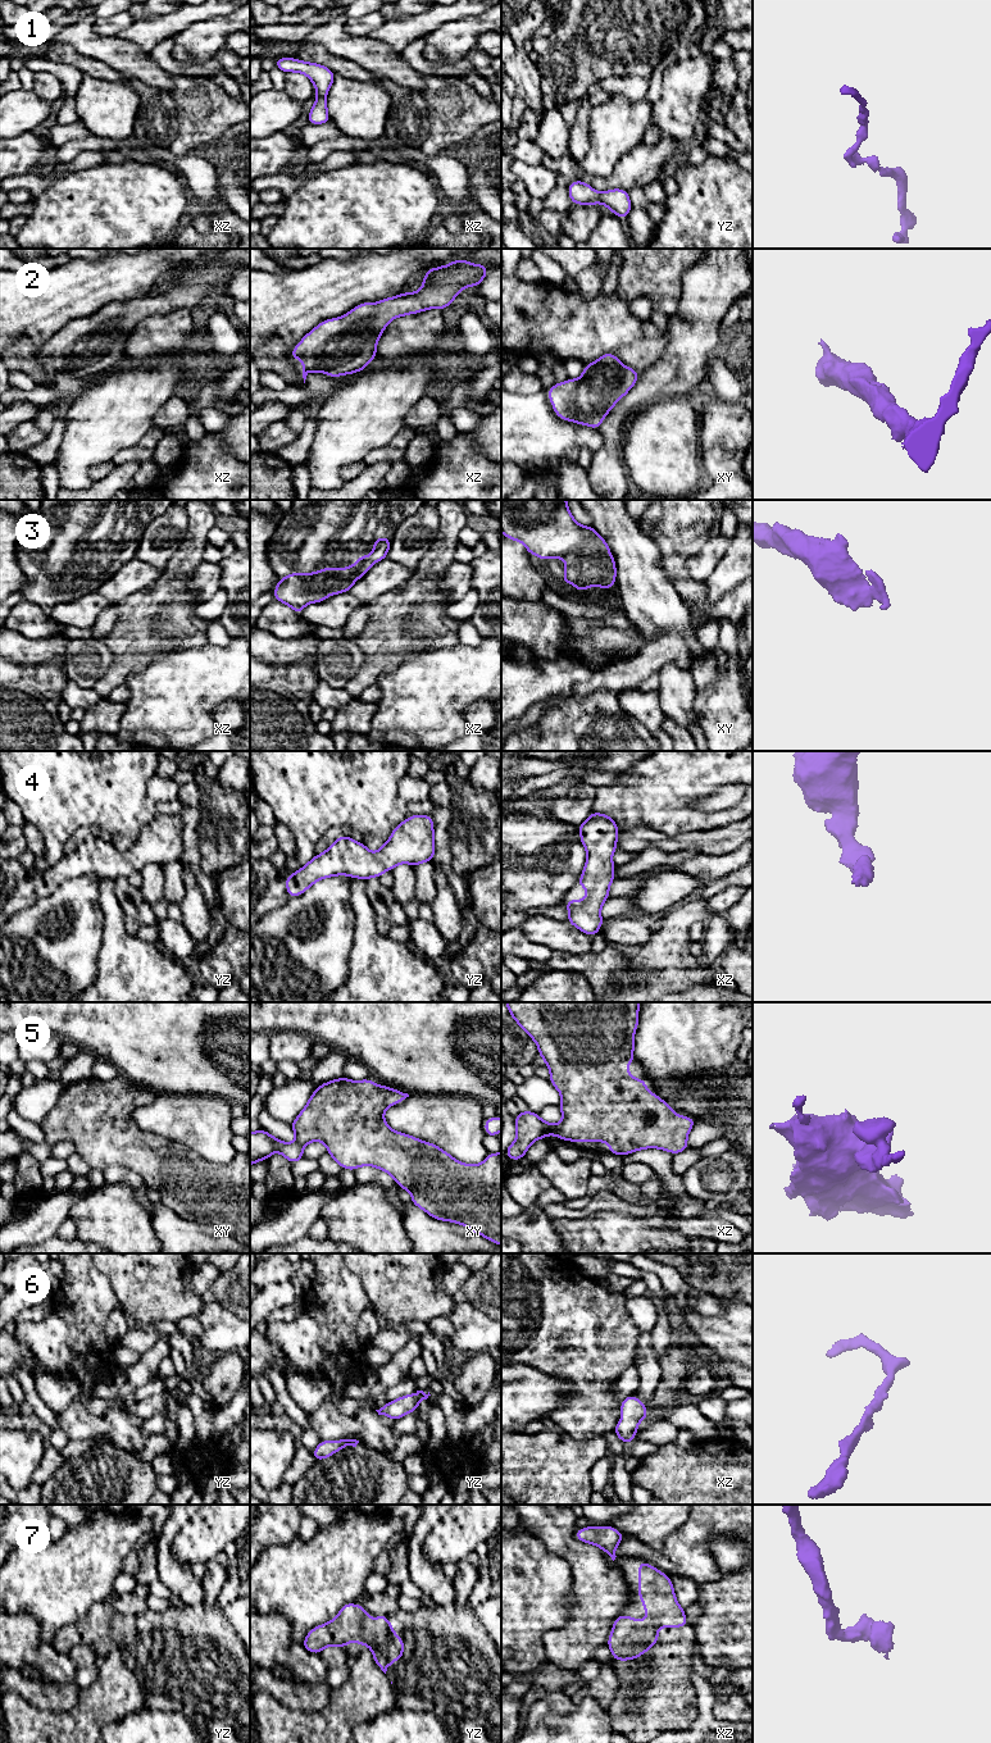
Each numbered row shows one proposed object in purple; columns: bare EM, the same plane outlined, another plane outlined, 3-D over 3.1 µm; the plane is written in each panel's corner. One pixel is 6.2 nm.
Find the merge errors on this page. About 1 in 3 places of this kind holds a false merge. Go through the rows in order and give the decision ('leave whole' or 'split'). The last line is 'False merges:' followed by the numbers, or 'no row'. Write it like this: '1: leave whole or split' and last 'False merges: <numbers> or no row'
1: leave whole
2: leave whole
3: leave whole
4: leave whole
5: leave whole
6: leave whole
7: leave whole
False merges: no row

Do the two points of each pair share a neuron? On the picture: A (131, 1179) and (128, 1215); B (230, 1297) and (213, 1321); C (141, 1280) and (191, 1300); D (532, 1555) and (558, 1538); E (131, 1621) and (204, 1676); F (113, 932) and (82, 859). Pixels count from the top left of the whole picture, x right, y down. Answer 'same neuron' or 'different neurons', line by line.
A: different neurons
B: different neurons
C: same neuron
D: different neurons
E: same neuron
F: different neurons

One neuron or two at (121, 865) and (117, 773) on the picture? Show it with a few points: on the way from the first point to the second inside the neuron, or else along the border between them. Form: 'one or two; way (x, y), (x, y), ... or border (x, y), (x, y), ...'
two; border (154, 820), (150, 820), (132, 842)

